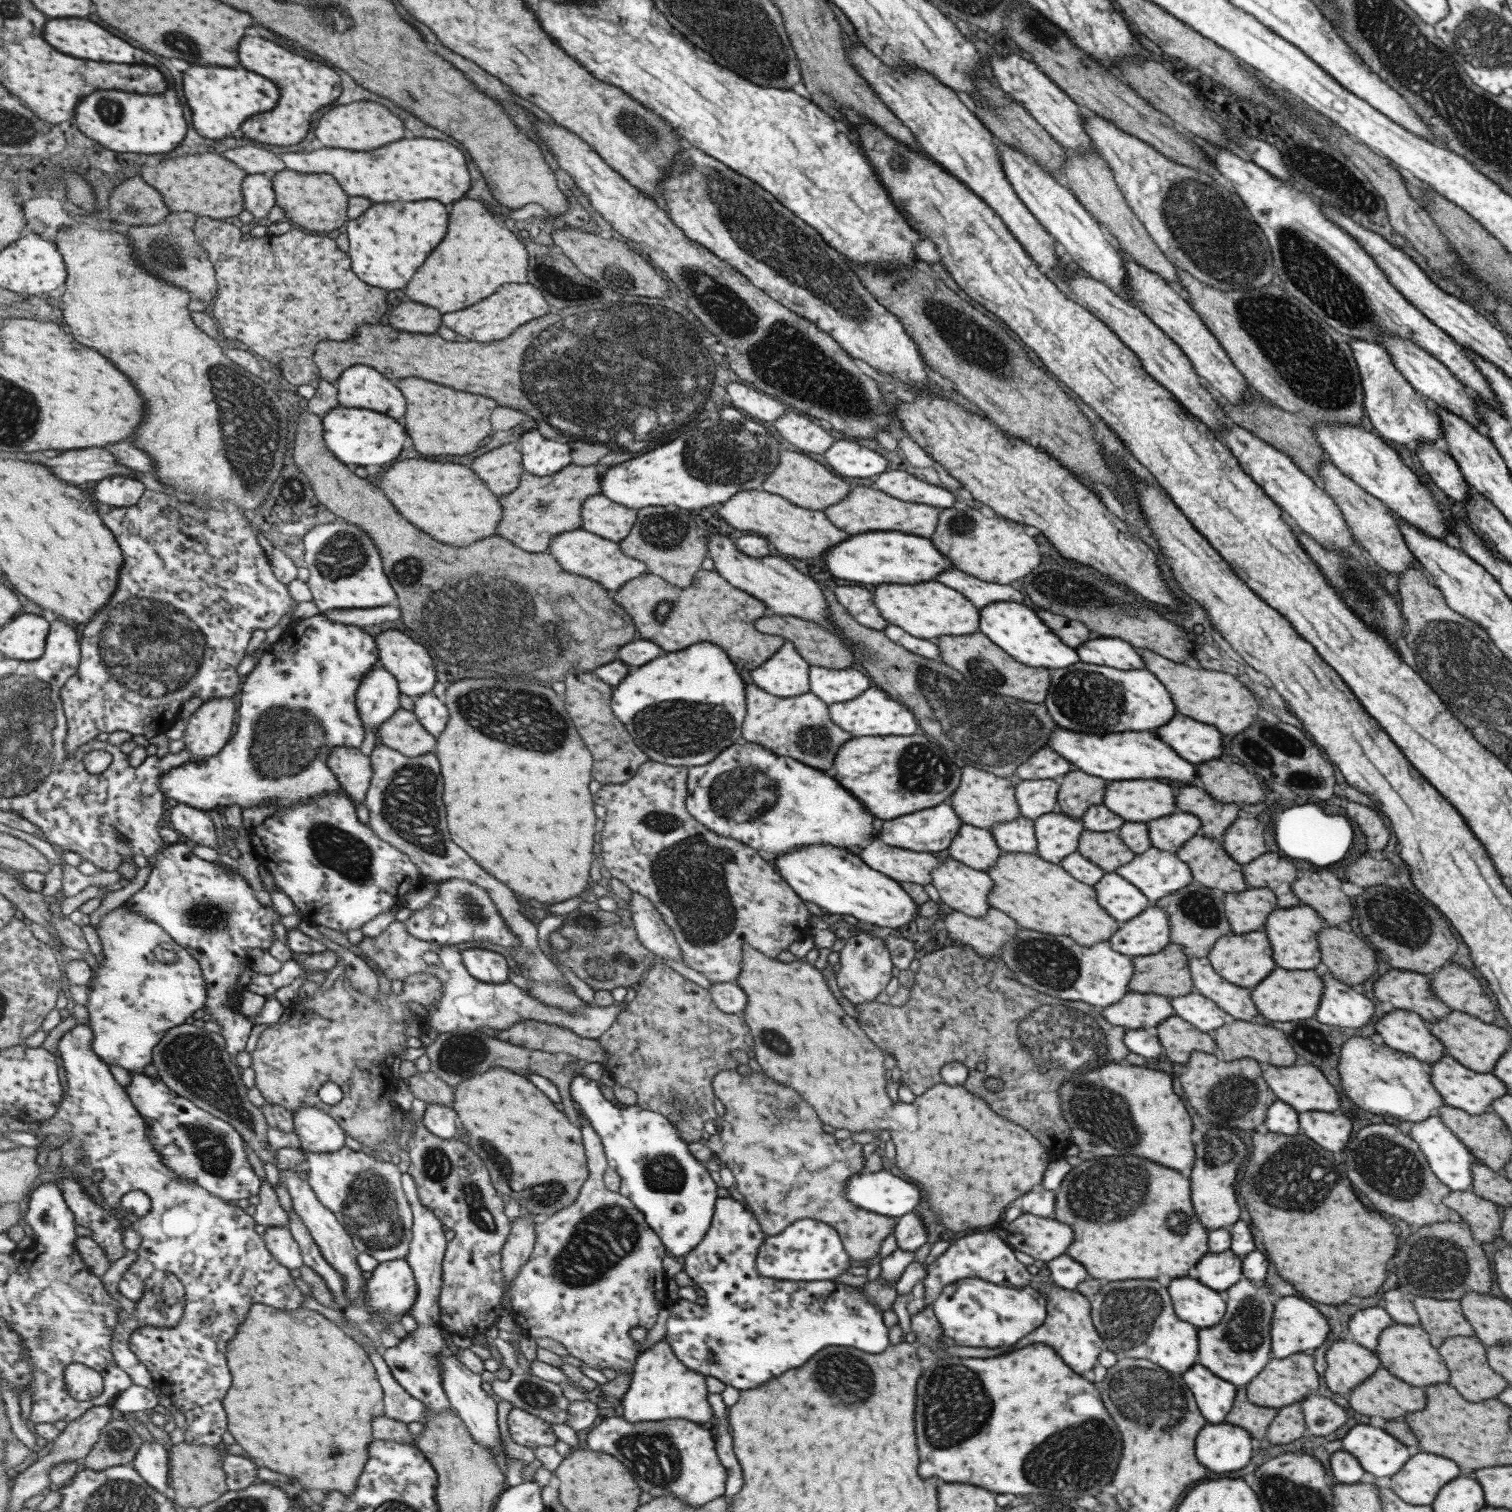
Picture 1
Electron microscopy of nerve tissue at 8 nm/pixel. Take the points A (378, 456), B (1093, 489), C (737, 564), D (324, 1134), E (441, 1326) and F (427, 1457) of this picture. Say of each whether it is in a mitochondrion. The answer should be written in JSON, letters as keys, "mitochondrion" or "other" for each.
{"A":"other","B":"other","C":"other","D":"other","E":"other","F":"other"}

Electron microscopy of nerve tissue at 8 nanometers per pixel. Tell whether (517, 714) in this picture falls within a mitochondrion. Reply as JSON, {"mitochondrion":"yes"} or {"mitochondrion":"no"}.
{"mitochondrion":"yes"}

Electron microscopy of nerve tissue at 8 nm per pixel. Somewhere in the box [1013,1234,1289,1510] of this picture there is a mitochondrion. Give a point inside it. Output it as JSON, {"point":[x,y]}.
{"point":[1079,1457]}

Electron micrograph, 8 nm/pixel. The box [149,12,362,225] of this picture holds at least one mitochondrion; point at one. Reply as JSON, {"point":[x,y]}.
{"point":[177,41]}

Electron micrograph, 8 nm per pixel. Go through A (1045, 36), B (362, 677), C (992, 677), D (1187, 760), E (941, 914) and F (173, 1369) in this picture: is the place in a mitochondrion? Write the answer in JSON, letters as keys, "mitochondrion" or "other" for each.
{"A":"mitochondrion","B":"other","C":"mitochondrion","D":"other","E":"other","F":"other"}

